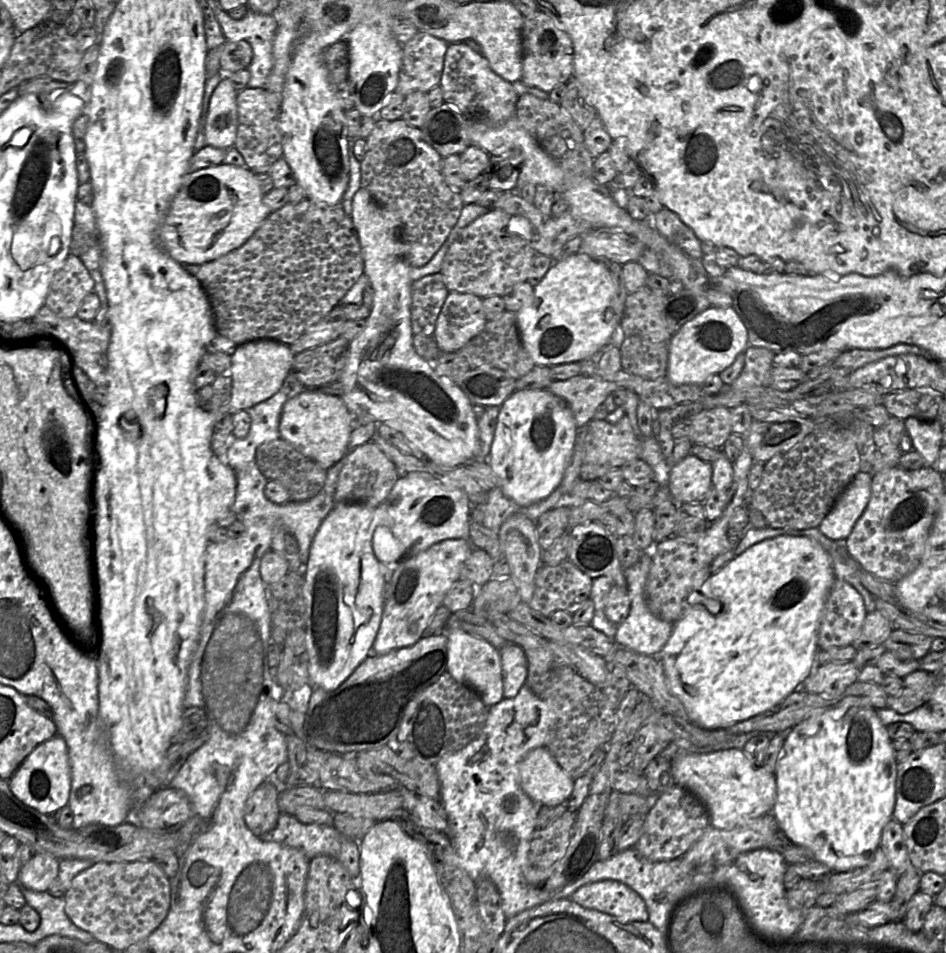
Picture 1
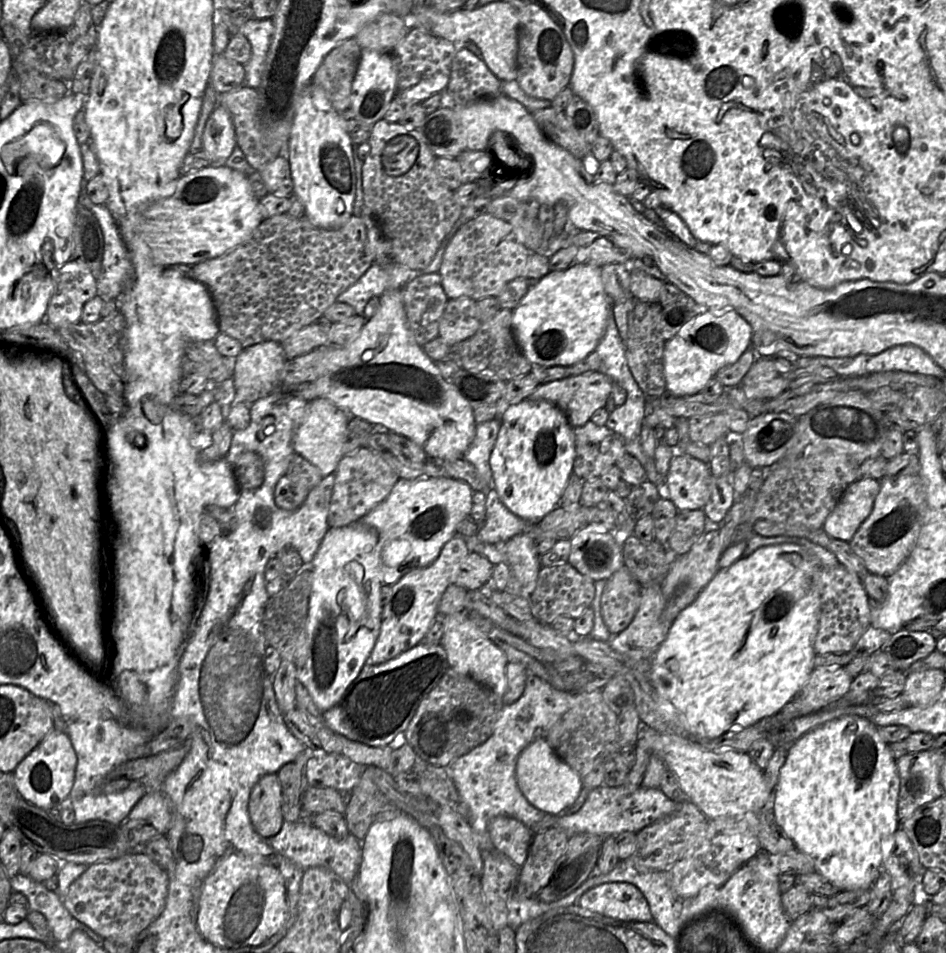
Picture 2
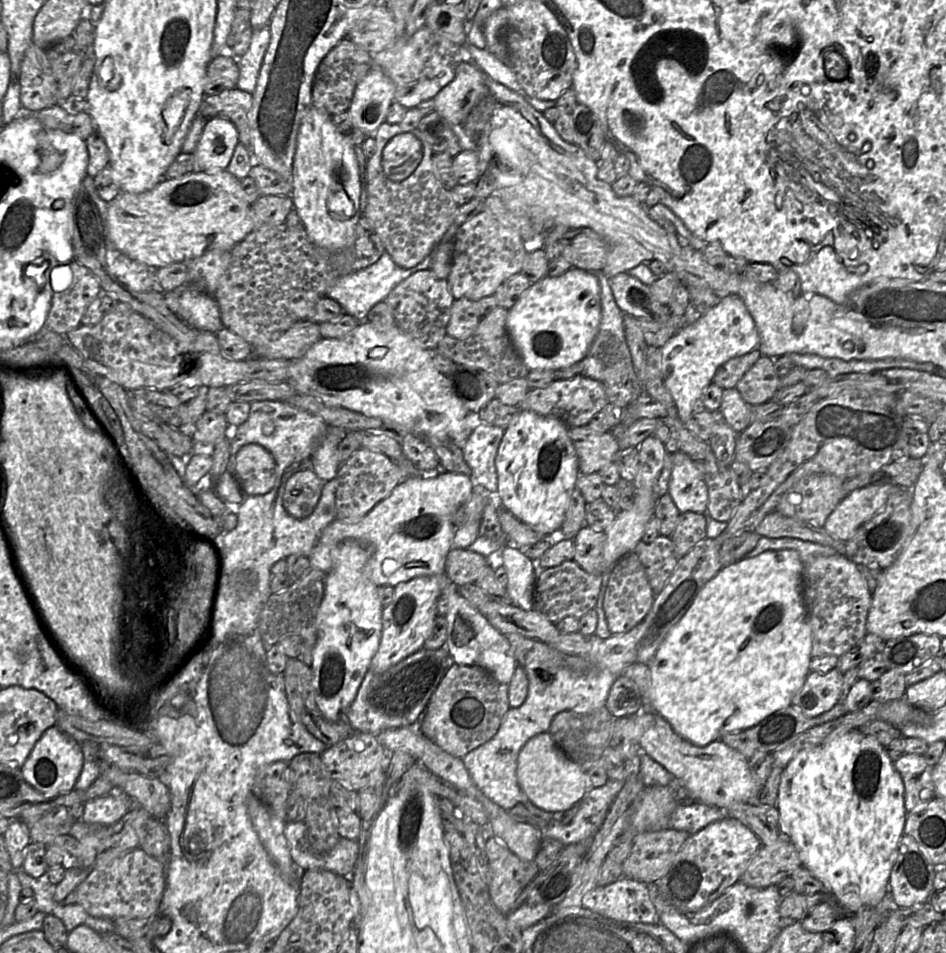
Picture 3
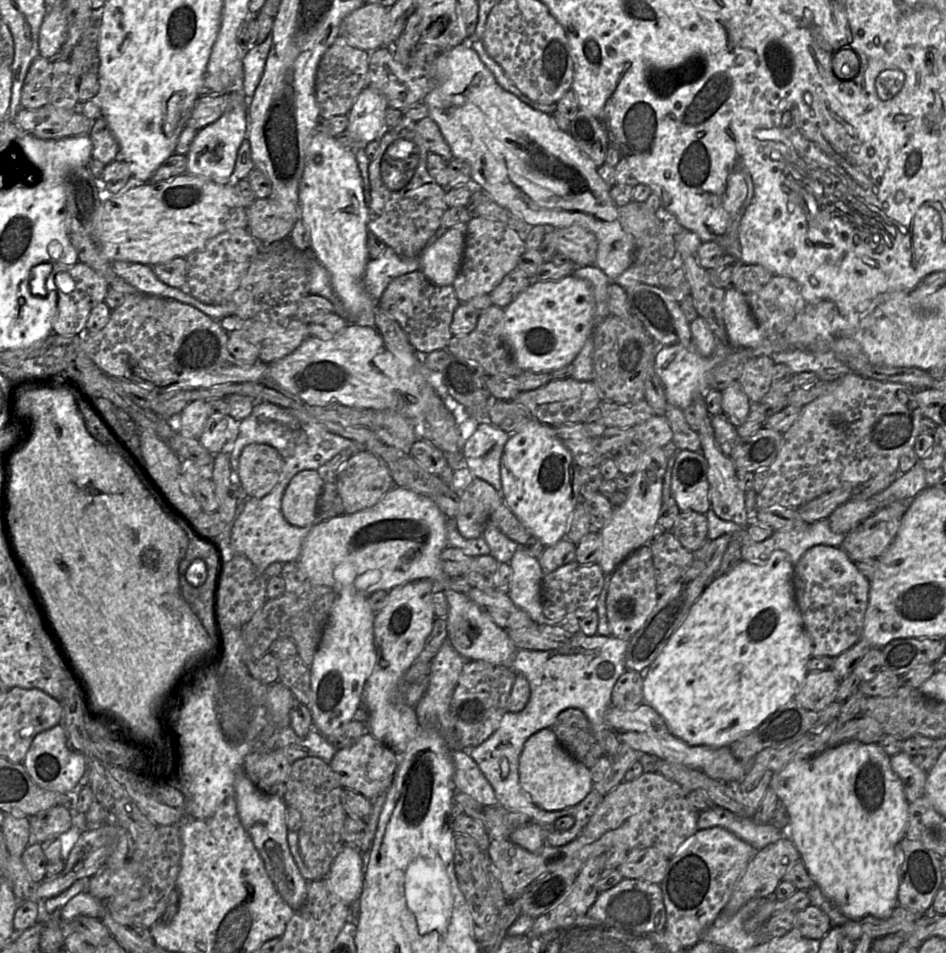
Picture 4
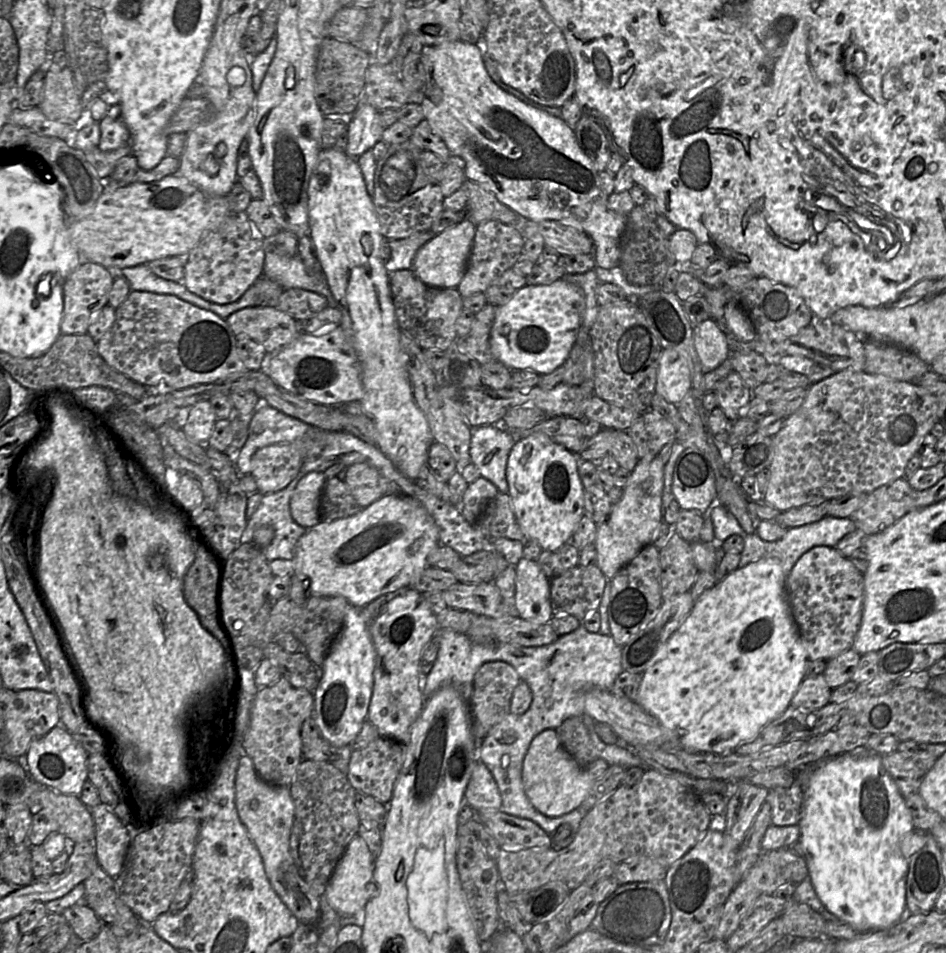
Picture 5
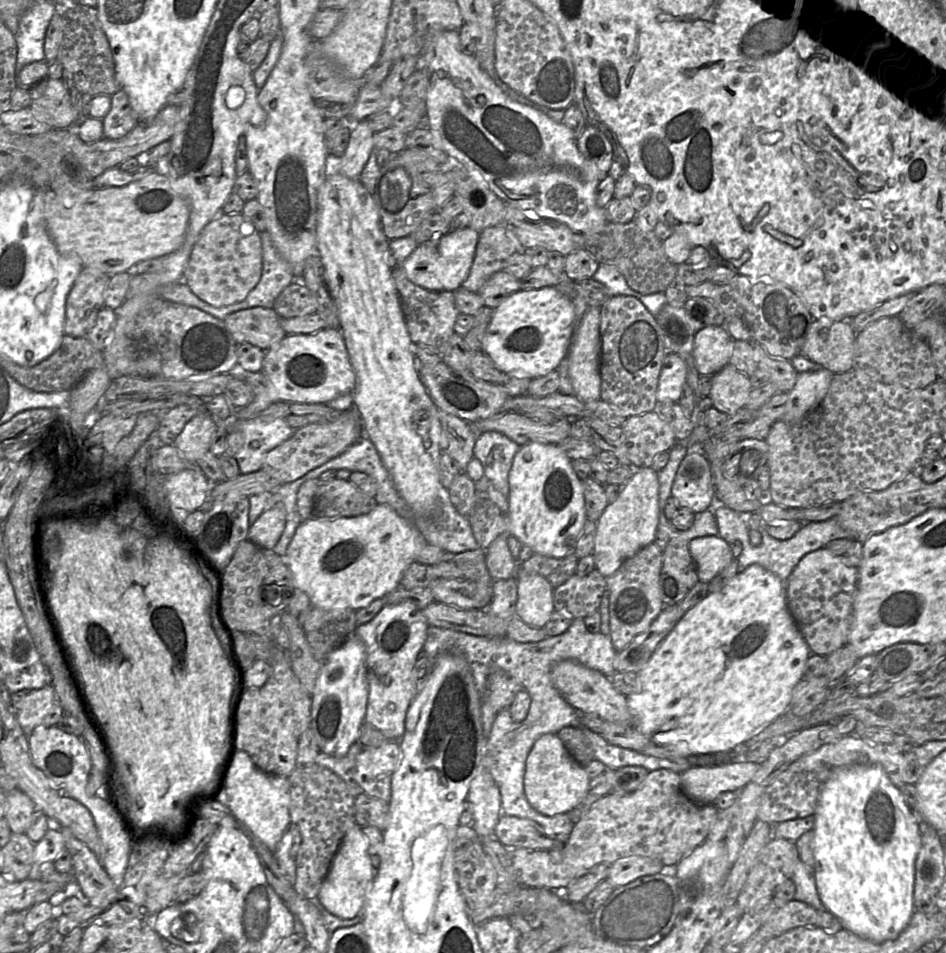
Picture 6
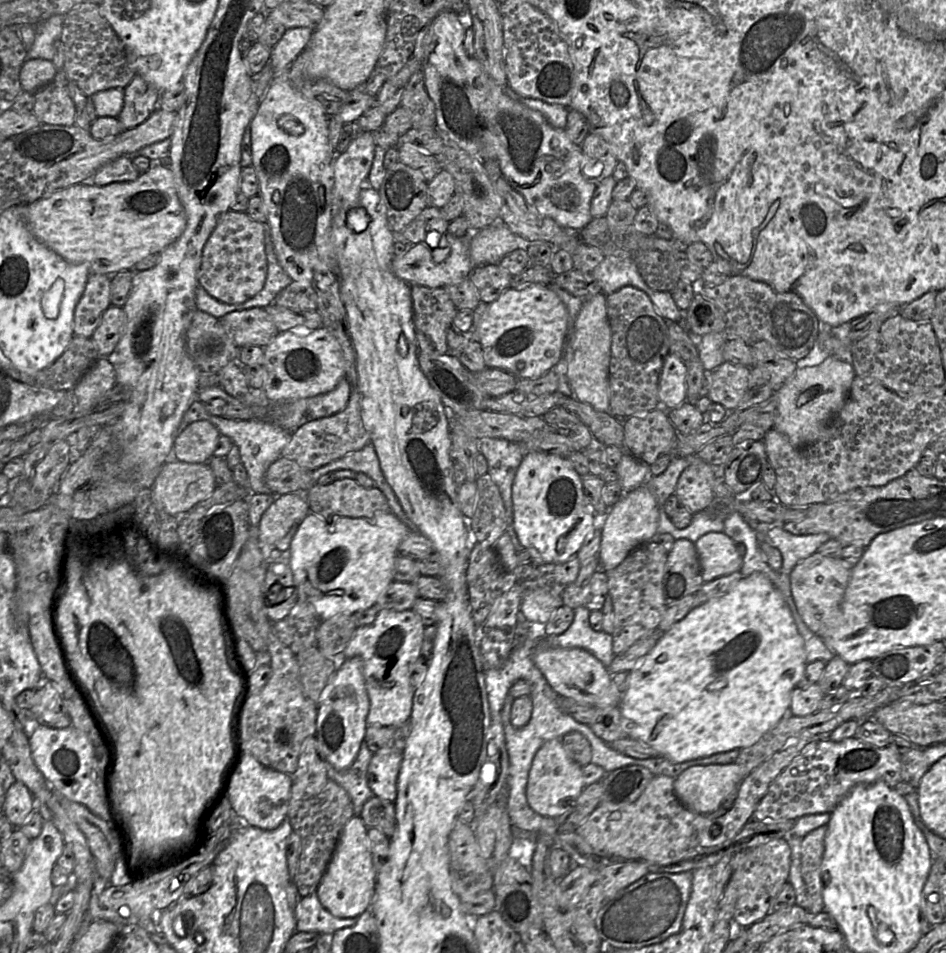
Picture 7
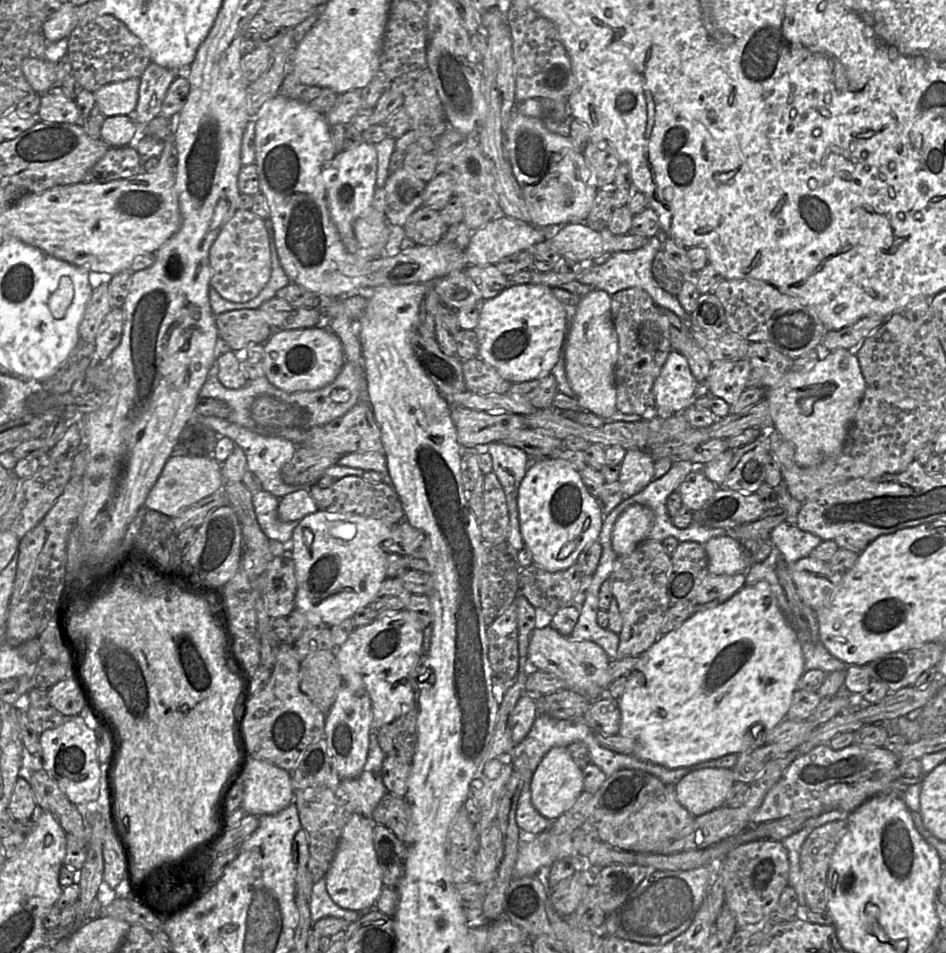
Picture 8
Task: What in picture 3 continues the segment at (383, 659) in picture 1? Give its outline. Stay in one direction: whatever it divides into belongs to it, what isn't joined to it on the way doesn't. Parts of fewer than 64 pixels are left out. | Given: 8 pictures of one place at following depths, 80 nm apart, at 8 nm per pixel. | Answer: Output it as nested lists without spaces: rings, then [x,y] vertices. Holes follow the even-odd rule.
[[[422,648],[385,672],[373,672],[369,669],[345,720],[355,732],[375,736],[388,729],[419,722],[432,694],[449,667],[449,657],[445,648],[437,650]]]

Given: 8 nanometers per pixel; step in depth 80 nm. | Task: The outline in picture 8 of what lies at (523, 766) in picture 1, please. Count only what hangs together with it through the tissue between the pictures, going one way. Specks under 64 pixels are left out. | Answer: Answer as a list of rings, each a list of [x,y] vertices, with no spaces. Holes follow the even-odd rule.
[[[553,747],[543,757],[531,779],[531,802],[537,812],[549,820],[556,820],[568,811],[584,791],[582,770],[564,747]]]

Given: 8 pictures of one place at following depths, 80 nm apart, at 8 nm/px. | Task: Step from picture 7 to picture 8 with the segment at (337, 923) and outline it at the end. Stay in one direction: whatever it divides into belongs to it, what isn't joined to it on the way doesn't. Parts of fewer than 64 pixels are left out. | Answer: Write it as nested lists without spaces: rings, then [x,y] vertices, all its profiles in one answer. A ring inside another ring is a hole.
[[[325,877],[313,885],[308,904],[312,925],[318,920],[328,917],[344,919],[349,923],[354,923],[361,916],[361,913],[343,909],[333,902],[327,892]]]

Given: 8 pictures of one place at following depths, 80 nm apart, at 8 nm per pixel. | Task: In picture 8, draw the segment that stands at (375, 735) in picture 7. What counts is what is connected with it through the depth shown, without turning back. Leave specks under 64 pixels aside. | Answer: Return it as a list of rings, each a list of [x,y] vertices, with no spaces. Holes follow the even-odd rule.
[[[416,696],[416,706],[411,708],[400,718],[394,722],[383,726],[378,730],[373,730],[373,733],[377,736],[380,747],[382,748],[386,757],[402,759],[409,764],[412,764],[418,740],[417,722],[418,722],[419,711],[417,708],[417,696]]]

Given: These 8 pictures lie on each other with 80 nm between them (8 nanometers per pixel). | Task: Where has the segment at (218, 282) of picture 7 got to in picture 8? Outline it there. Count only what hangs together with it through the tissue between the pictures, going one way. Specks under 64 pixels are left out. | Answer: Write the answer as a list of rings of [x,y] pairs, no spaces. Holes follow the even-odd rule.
[[[238,209],[222,227],[209,251],[210,287],[225,300],[245,303],[255,298],[271,276],[271,251],[265,220],[250,209]]]

